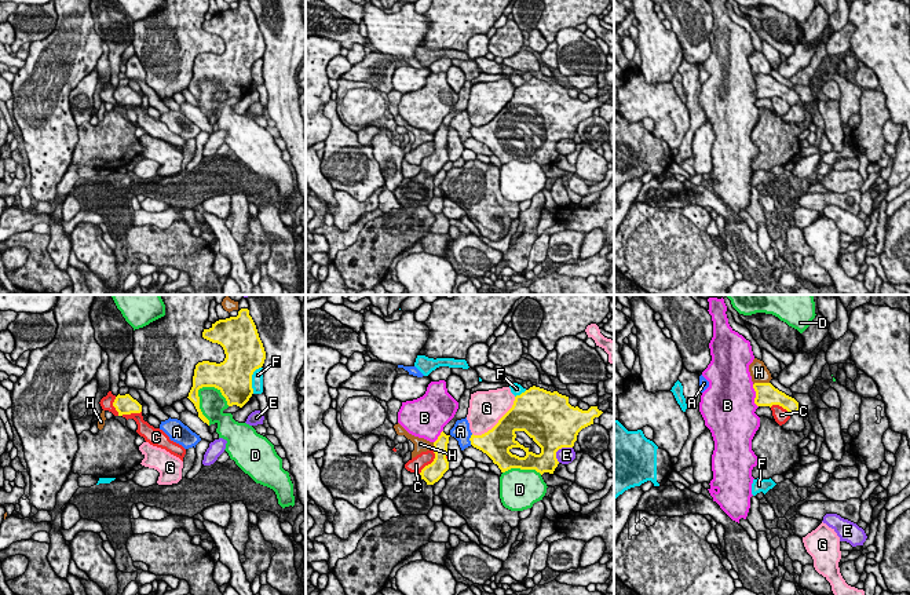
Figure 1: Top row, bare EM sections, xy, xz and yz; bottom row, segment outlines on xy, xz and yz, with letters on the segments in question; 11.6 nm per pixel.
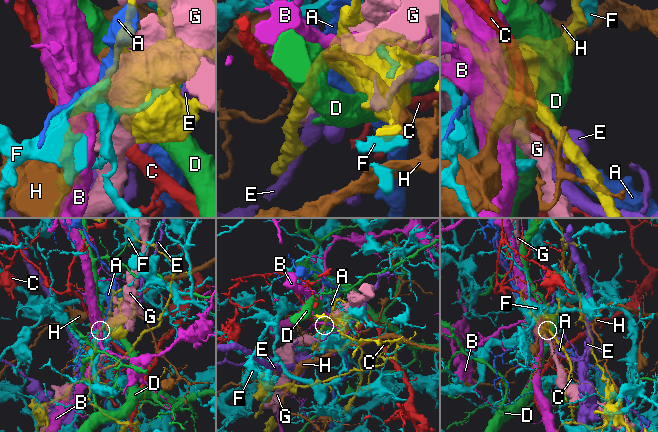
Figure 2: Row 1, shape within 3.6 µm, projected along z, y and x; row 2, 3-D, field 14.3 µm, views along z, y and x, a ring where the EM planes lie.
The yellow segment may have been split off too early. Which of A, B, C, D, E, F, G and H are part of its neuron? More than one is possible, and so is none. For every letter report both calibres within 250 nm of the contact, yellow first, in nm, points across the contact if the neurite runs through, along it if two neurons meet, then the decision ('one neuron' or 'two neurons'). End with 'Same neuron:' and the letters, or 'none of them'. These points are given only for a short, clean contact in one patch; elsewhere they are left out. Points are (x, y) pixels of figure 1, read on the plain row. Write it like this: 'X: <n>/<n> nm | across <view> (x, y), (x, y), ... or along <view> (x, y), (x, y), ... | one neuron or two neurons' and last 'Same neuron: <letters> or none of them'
A: 280/200 nm | two neurons
B: 260/460 nm | two neurons
C: 220/180 nm | two neurons
D: 130/300 nm | two neurons
E: 500/190 nm | two neurons
F: 440/130 nm | two neurons
G: 340/400 nm | two neurons
H: 260/220 nm | two neurons
Same neuron: none of them

